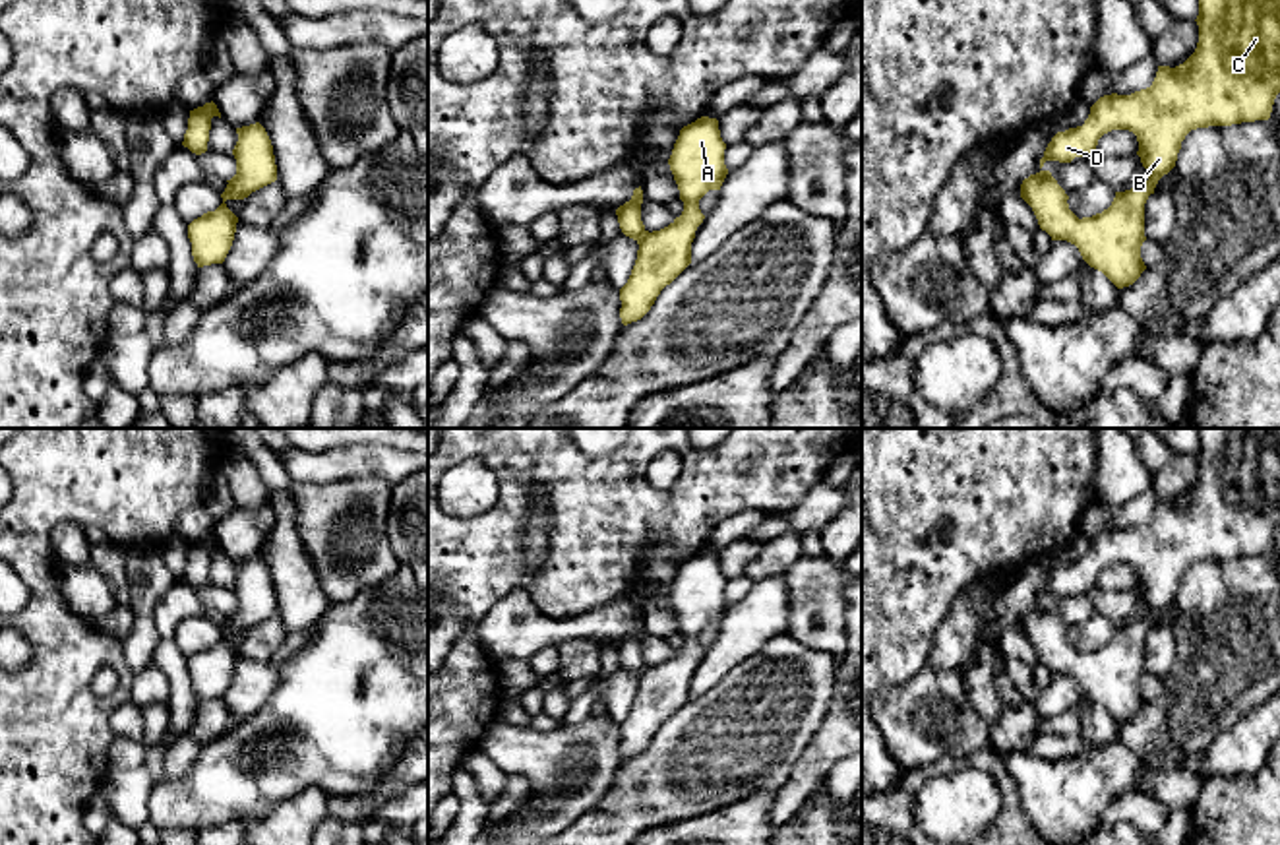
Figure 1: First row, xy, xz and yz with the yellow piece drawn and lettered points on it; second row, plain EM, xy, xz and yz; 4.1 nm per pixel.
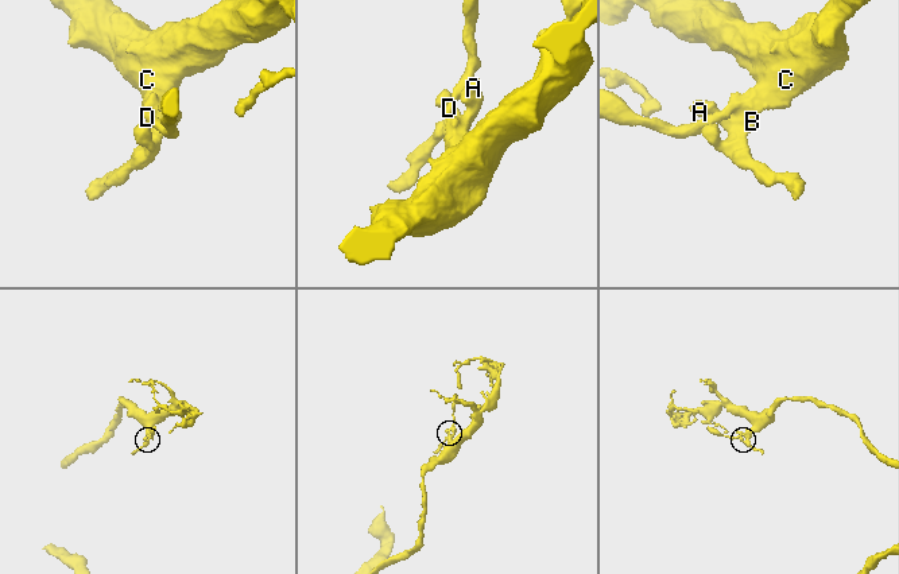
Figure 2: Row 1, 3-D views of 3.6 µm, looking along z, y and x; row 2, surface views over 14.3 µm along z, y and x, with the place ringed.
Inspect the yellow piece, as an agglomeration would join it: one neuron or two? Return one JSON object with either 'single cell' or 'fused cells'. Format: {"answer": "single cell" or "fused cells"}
{"answer": "single cell"}

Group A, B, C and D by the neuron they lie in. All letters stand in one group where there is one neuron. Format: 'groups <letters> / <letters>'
groups A B C D

